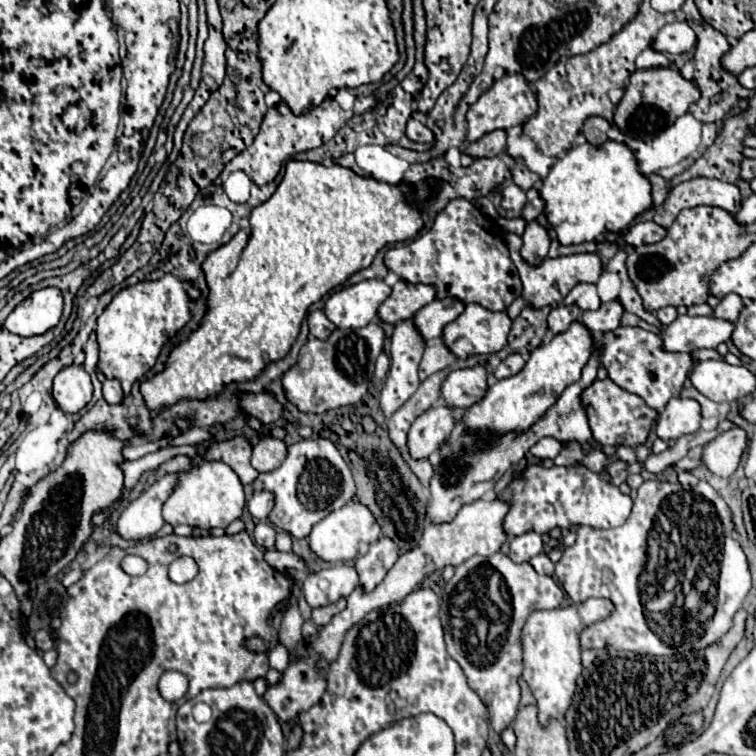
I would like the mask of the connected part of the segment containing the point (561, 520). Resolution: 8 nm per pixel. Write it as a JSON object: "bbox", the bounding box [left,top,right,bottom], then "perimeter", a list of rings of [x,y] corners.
{"bbox":[500,464,634,536],"perimeter":[[[540,464],[528,466],[518,478],[510,482],[500,498],[512,500],[512,508],[504,520],[504,530],[512,536],[530,530],[546,534],[552,528],[568,530],[580,524],[592,528],[616,528],[628,520],[634,504],[628,494],[622,494],[618,486],[602,480],[600,474],[584,468],[584,464],[552,468],[542,468]]]}

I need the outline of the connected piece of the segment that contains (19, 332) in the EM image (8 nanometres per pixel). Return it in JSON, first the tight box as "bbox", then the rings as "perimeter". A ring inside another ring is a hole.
{"bbox":[4,288,62,336],"perimeter":[[[42,288],[10,312],[4,328],[16,336],[40,336],[60,322],[62,308],[62,292],[58,288]]]}

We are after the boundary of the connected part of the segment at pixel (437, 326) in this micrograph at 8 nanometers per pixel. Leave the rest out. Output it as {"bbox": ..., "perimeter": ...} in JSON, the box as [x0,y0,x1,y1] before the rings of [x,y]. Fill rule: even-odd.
{"bbox":[414,300,464,342],"perimeter":[[[432,300],[428,306],[416,312],[414,326],[420,336],[428,342],[432,338],[438,338],[444,324],[452,322],[462,310],[464,304],[460,304],[460,300]]]}

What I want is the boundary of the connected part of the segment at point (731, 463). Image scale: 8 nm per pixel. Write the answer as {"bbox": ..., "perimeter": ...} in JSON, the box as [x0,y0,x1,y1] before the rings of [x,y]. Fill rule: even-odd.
{"bbox":[702,428,746,478],"perimeter":[[[730,428],[704,446],[702,464],[716,476],[728,478],[736,472],[744,448],[746,432],[742,428]]]}

